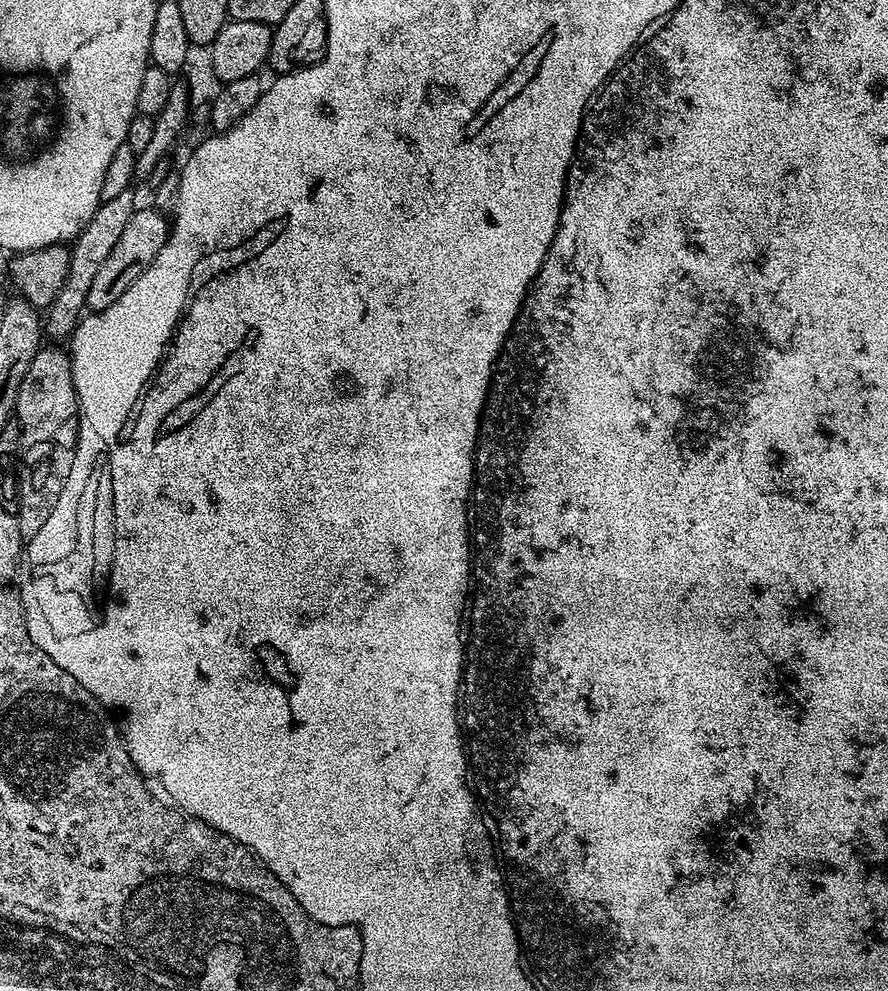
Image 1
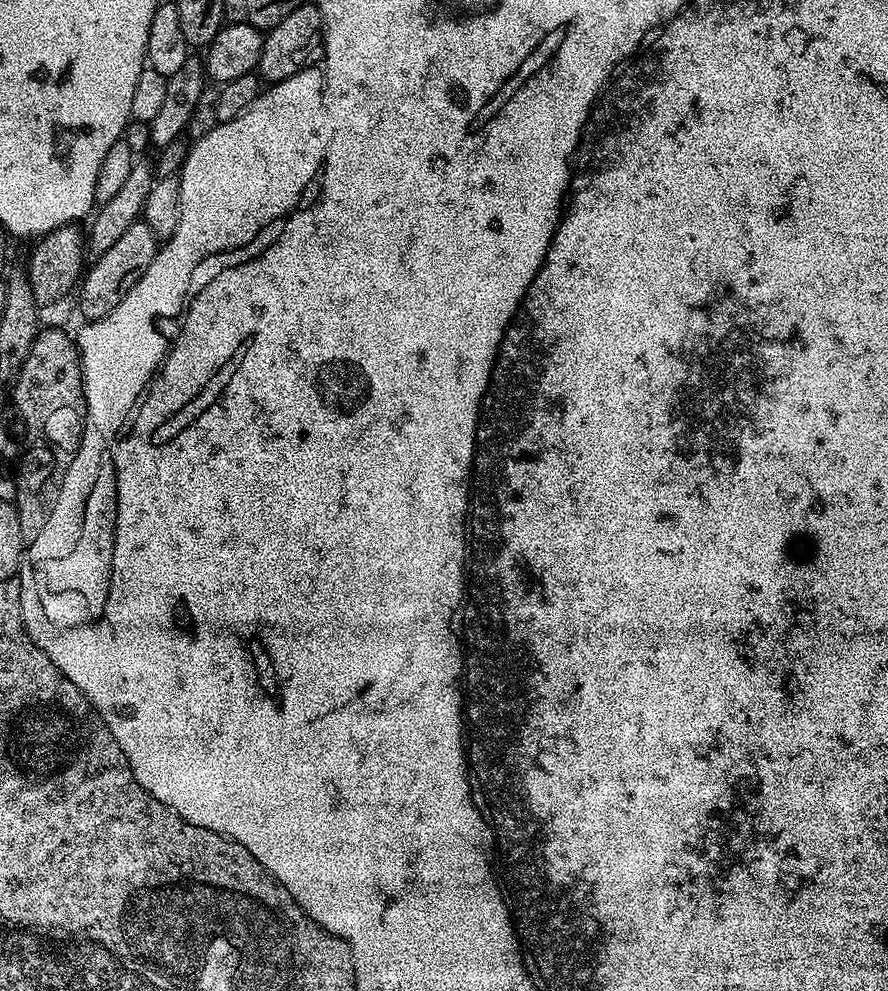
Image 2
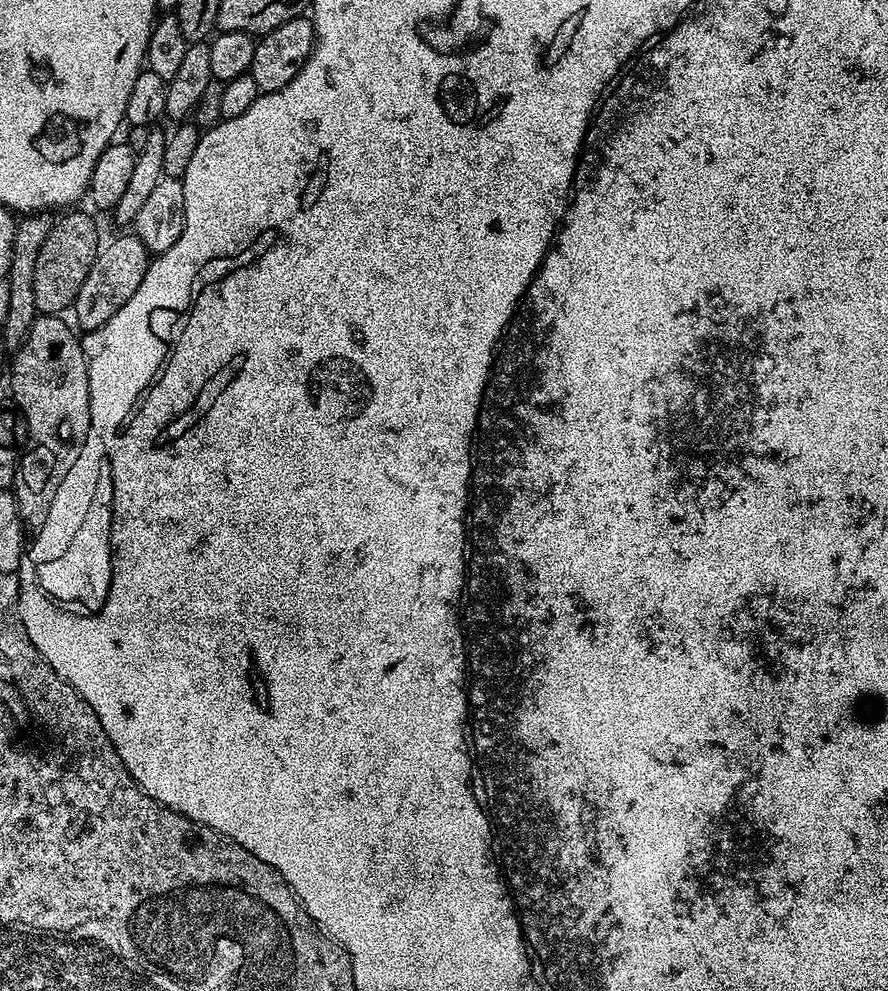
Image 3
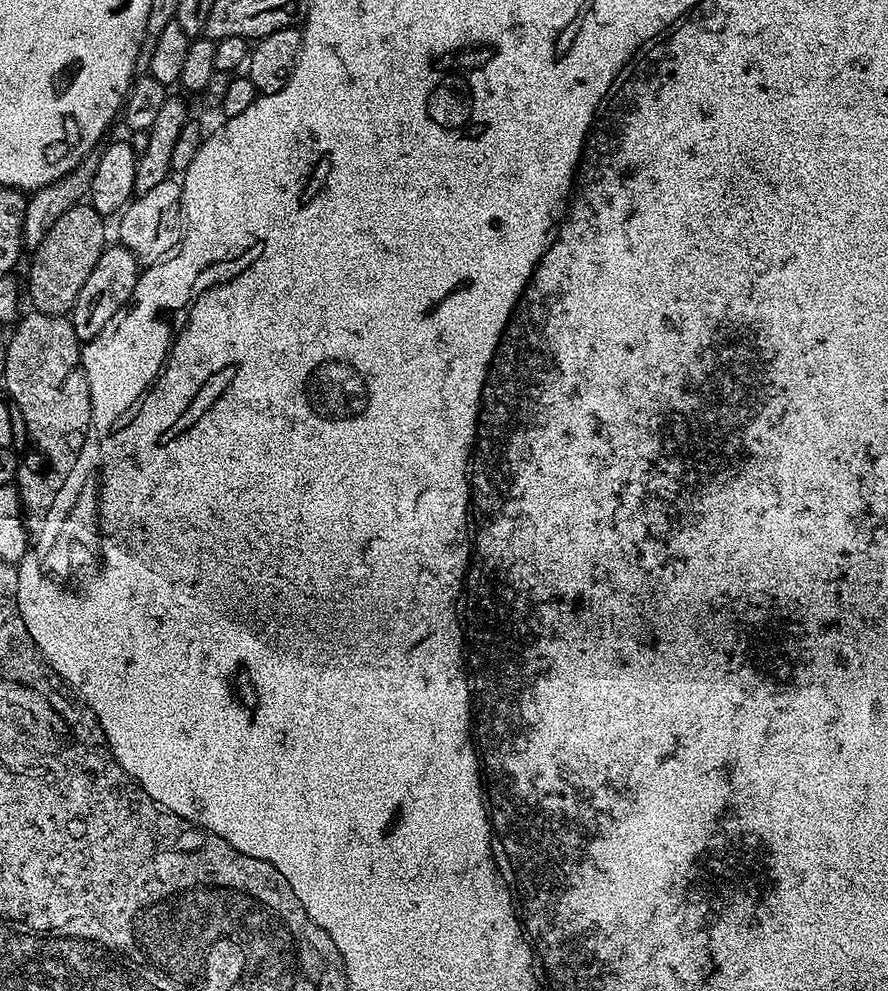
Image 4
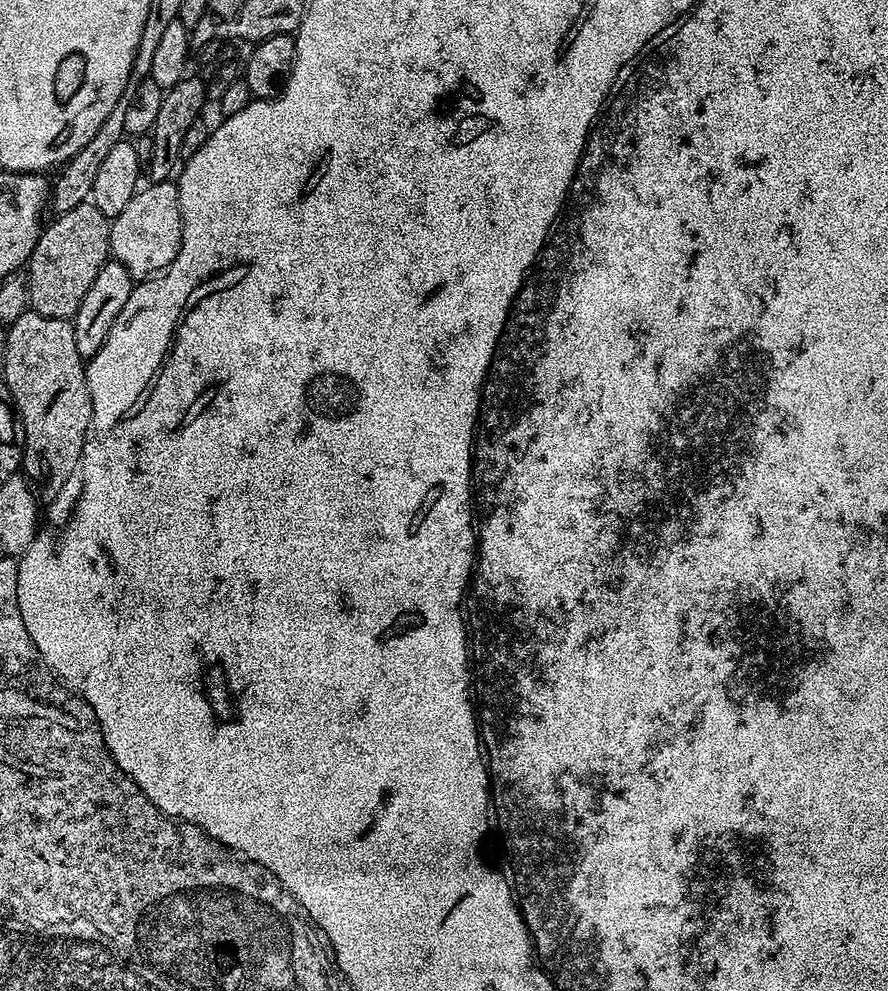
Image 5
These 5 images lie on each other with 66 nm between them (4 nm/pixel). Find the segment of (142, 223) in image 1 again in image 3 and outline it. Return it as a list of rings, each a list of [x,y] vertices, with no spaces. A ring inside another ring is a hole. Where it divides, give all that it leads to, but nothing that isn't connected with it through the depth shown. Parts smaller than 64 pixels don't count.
[[[135,234],[128,236],[116,236],[112,241],[105,243],[94,258],[94,266],[90,266],[90,274],[86,274],[86,282],[82,282],[82,290],[78,290],[74,313],[75,323],[81,324],[84,332],[92,332],[98,326],[102,326],[142,286],[142,278],[146,278],[146,270],[150,263],[148,247],[141,242]]]

